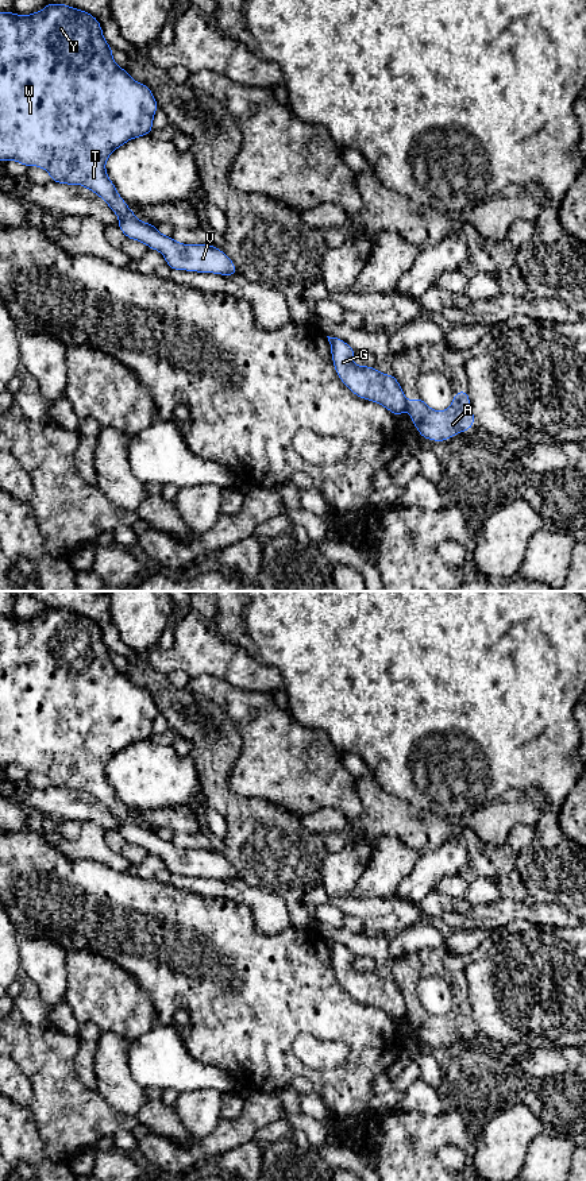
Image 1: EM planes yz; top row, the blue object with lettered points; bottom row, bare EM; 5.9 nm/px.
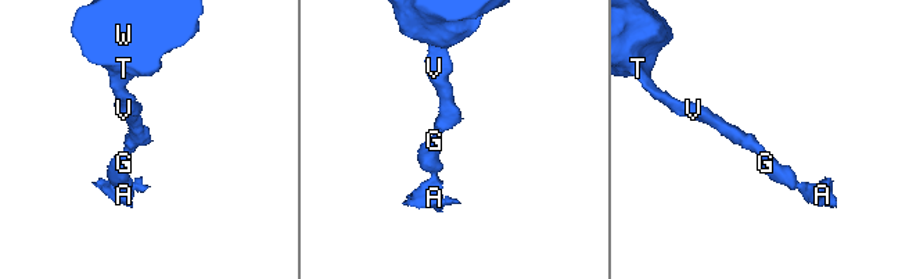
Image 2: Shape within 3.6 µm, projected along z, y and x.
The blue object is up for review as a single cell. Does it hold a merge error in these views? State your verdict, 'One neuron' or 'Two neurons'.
Two neurons

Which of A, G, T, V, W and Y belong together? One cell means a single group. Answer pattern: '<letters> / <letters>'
A / G T V W Y

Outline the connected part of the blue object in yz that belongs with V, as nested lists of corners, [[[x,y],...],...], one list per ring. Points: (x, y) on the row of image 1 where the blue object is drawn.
[[[50,3],[42,11],[26,16],[0,12],[0,161],[16,161],[26,167],[38,166],[50,174],[53,182],[82,185],[95,192],[119,216],[117,227],[122,232],[159,251],[171,270],[235,275],[238,271],[234,262],[215,246],[182,244],[162,235],[151,223],[142,223],[107,175],[108,157],[128,140],[150,134],[157,109],[150,88],[117,66],[112,47],[93,15],[66,4]]]

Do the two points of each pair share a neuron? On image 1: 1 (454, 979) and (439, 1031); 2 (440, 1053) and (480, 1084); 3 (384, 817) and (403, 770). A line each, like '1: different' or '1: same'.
1: same
2: same
3: different

